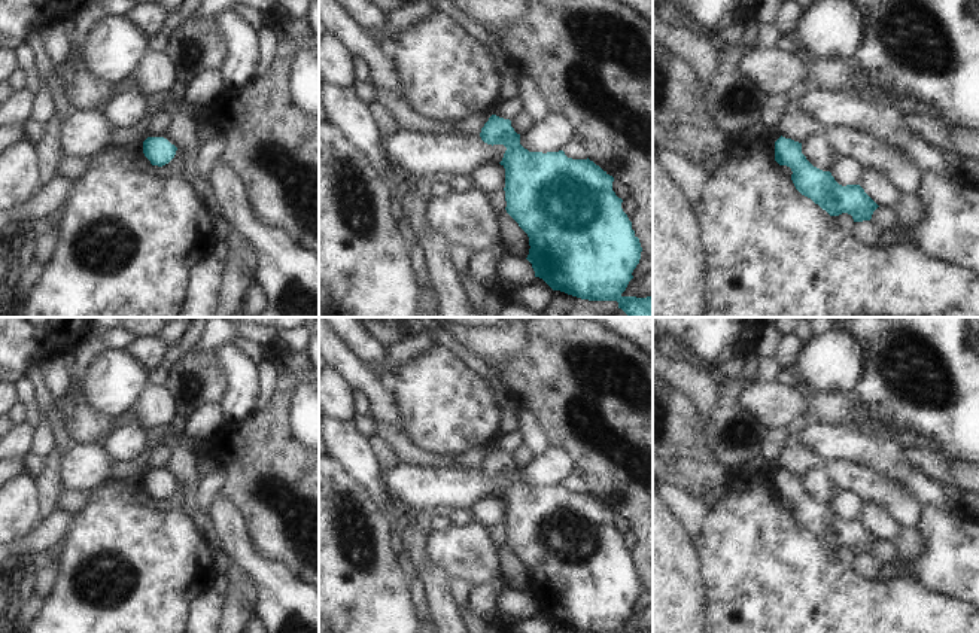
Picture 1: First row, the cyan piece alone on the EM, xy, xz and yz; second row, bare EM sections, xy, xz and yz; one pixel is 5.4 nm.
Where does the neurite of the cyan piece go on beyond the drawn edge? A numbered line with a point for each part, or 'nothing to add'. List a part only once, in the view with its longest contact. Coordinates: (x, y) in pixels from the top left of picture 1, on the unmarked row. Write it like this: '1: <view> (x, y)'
nothing to add

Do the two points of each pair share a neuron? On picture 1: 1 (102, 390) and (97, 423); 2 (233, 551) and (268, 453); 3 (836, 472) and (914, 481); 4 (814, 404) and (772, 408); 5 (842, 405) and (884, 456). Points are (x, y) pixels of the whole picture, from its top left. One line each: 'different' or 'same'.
1: different
2: different
3: different
4: same
5: different

